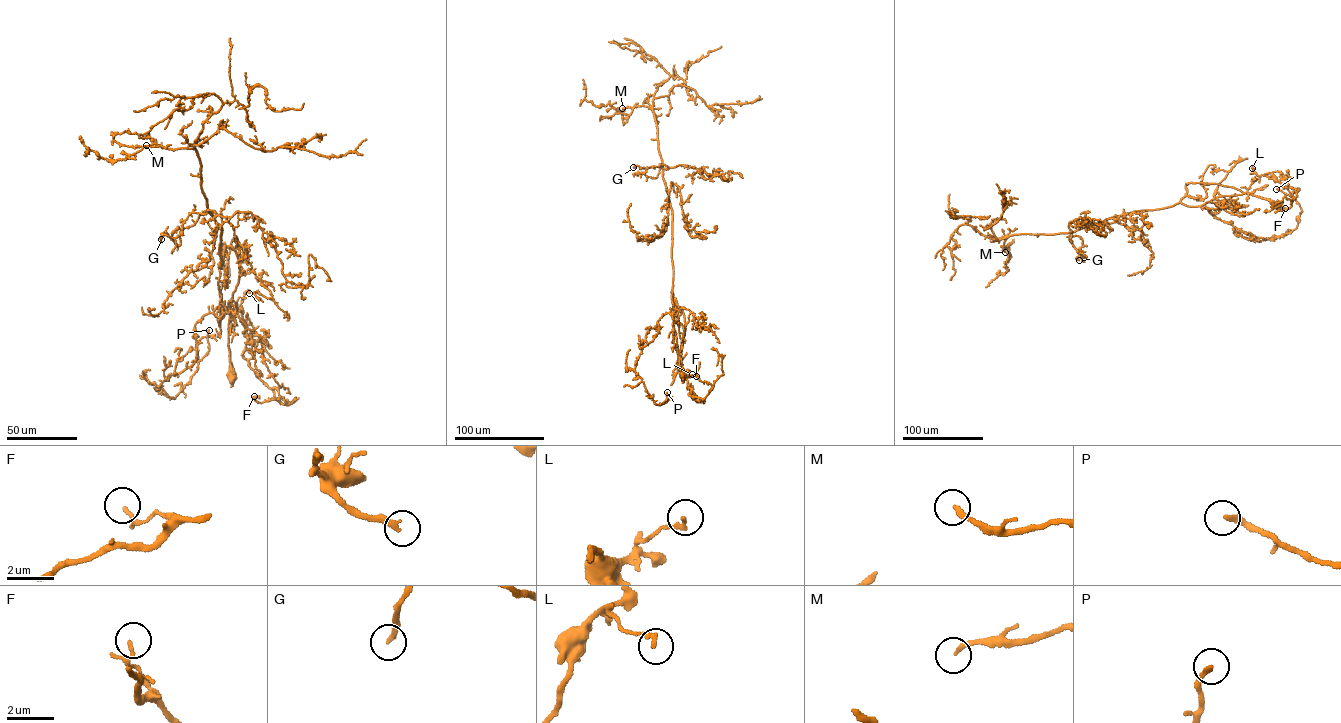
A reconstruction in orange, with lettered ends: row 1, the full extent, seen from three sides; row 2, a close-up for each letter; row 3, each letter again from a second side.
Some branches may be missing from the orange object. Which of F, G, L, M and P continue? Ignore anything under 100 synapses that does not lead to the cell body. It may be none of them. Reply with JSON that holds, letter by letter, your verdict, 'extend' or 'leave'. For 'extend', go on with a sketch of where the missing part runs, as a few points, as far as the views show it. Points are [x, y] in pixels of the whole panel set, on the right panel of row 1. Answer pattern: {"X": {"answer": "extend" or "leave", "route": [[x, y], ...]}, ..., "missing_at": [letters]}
{"F": {"answer": "leave"}, "G": {"answer": "extend", "route": [[1079, 260], [1109, 276], [1116, 276]]}, "L": {"answer": "leave"}, "M": {"answer": "leave"}, "P": {"answer": "leave"}, "missing_at": ["G"]}

